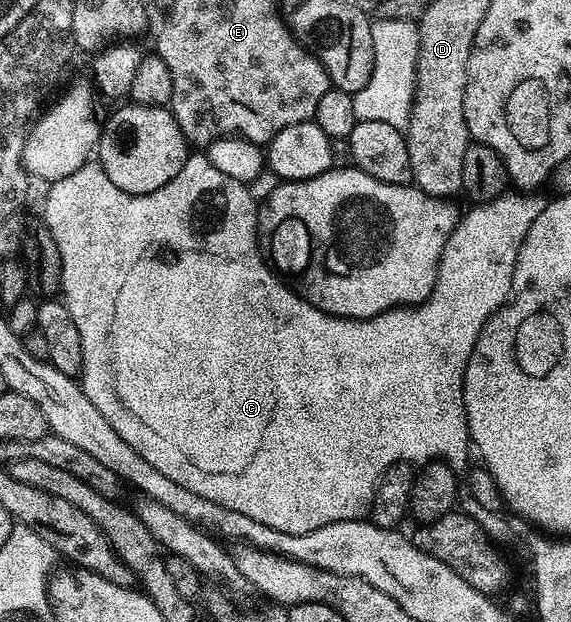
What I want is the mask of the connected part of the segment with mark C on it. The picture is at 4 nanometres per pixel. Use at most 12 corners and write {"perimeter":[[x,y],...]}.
{"perimeter":[[205,153],[47,189],[80,385],[276,532],[472,458],[464,372],[547,204],[338,318]]}

